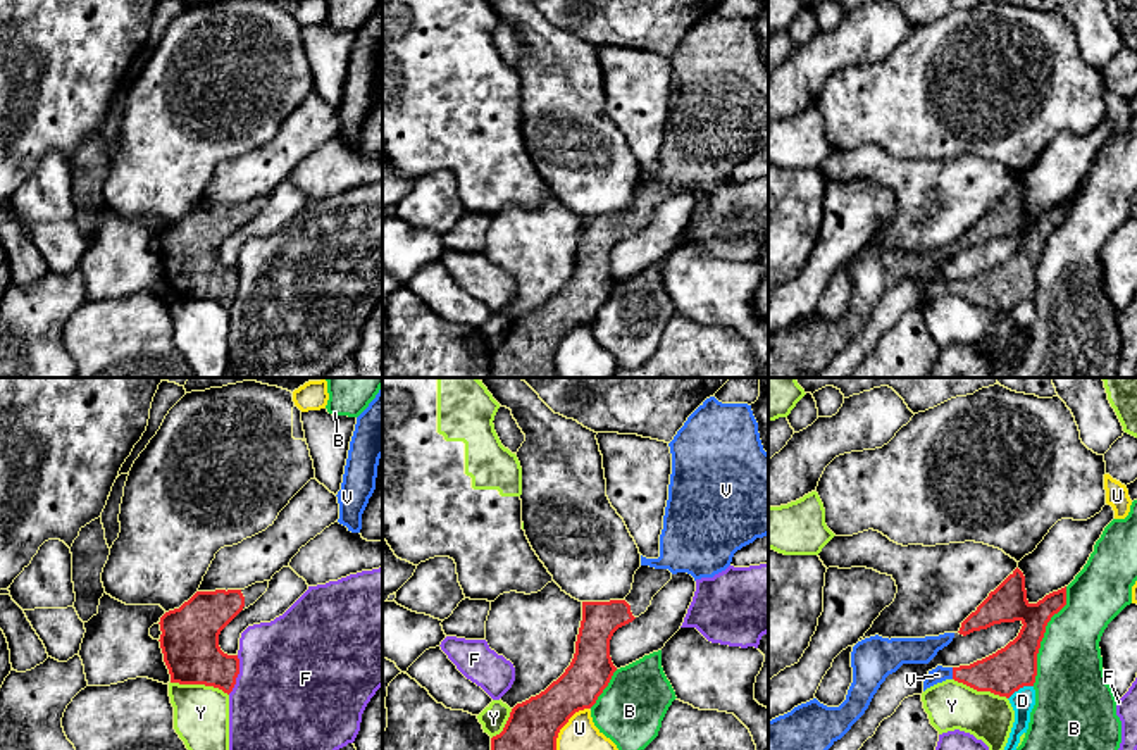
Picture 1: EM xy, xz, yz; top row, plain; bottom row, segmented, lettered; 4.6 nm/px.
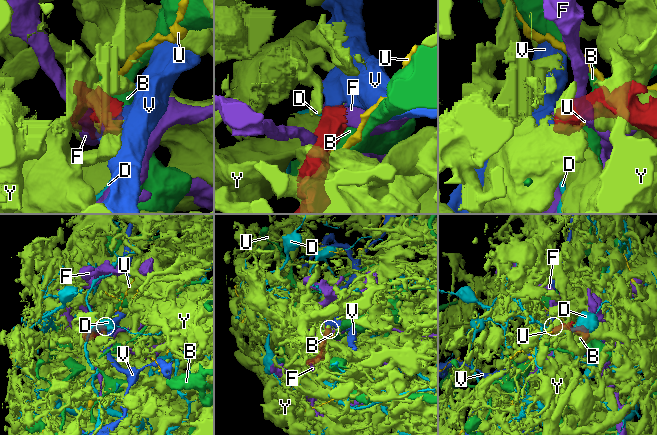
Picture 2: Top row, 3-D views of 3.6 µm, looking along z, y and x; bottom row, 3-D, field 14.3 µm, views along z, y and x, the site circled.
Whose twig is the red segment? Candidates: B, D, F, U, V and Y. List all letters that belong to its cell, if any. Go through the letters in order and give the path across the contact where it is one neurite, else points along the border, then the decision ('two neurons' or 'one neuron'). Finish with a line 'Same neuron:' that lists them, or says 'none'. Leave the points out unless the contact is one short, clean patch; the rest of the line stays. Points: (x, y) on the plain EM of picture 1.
B: two neurons
D: border along yz (1032, 299), (1020, 300), (1008, 312); two neurons
F: two neurons
U: two neurons
V: runs through yz (1003, 287), (953, 287), (938, 288); one neuron
Y: two neurons
Same neuron: V

